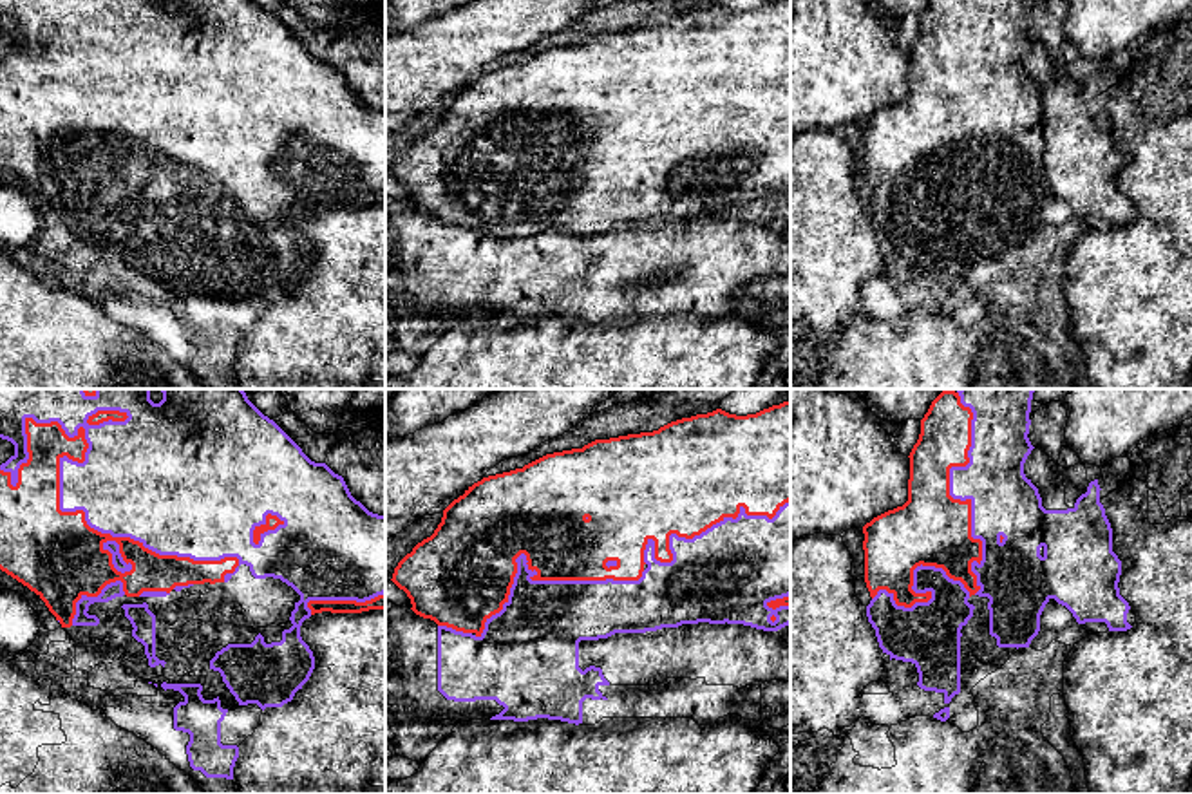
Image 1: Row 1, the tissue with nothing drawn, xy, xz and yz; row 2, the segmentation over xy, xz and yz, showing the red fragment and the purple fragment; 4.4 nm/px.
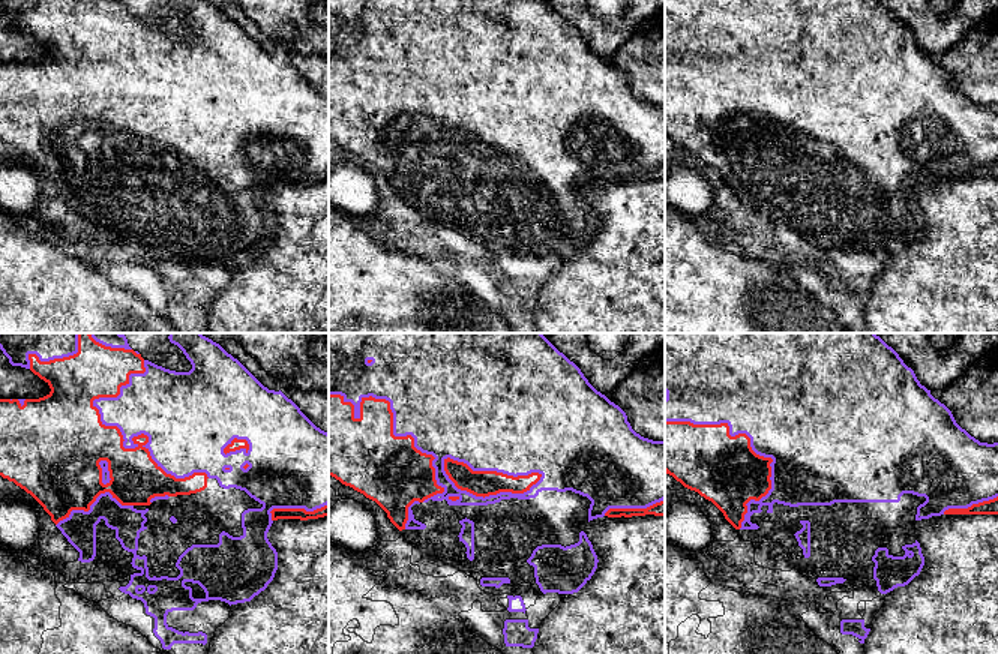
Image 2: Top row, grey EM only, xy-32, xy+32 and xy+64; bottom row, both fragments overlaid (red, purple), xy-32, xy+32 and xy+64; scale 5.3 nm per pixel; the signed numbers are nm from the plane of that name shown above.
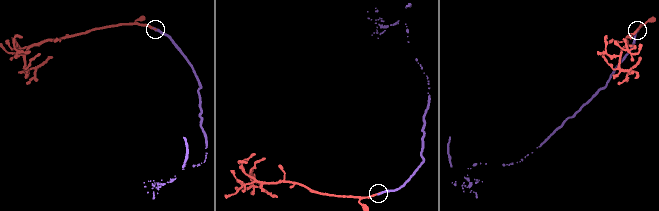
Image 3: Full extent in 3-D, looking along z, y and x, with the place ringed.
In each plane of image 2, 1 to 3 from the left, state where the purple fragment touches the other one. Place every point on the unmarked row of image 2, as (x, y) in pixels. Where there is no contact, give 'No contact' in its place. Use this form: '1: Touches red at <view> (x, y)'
1: Touches red at xy-32 (143, 98)
2: Touches red at xy+32 (392, 83)
3: Touches red at xy+64 (751, 111)

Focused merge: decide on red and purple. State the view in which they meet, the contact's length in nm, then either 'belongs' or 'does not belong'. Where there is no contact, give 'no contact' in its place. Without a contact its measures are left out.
meets red in xy; contact 1150 nm long; belongs

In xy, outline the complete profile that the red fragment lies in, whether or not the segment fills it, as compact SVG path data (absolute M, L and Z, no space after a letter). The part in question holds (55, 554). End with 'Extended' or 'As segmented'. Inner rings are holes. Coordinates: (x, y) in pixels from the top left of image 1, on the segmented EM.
M0 389L0 438L7 440L14 445L14 454L0 465L0 570L27 586L34 591L49 608L49 611L56 617L61 628L71 626L98 626L99 619L96 615L89 615L89 606L94 602L109 602L116 597L166 597L172 590L181 591L183 588L190 588L194 584L215 584L228 582L237 572L241 564L246 564L255 579L280 579L288 586L291 586L300 600L295 602L295 610L291 611L291 628L282 631L280 642L266 644L264 637L259 633L251 644L228 644L210 660L210 669L219 671L222 682L235 696L239 705L257 704L262 711L266 707L282 707L291 702L295 693L302 689L302 685L309 680L315 669L315 657L309 646L300 637L300 626L306 619L315 613L331 611L331 613L362 613L369 610L385 610L385 515L378 515L369 512L360 501L356 501L344 477L335 474L326 463L311 461L302 449L268 416L264 416L246 396L242 389L159 389L163 392L163 400L154 403L150 400L150 389Z. Extended

